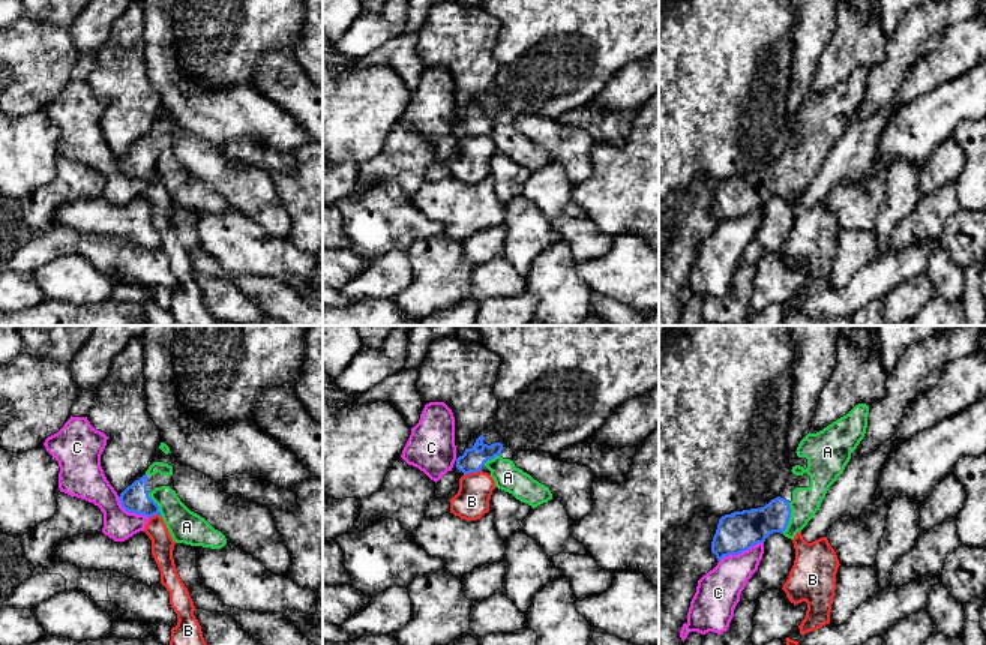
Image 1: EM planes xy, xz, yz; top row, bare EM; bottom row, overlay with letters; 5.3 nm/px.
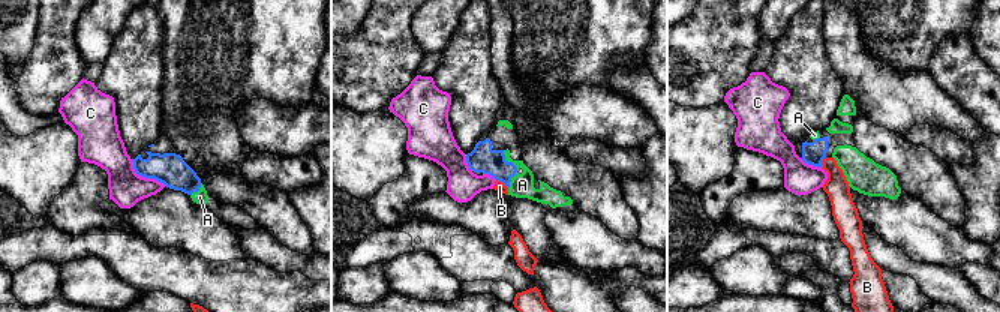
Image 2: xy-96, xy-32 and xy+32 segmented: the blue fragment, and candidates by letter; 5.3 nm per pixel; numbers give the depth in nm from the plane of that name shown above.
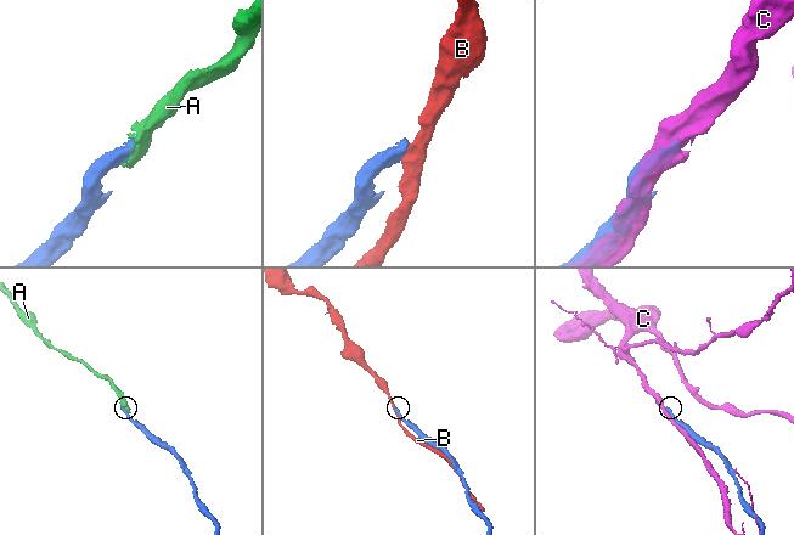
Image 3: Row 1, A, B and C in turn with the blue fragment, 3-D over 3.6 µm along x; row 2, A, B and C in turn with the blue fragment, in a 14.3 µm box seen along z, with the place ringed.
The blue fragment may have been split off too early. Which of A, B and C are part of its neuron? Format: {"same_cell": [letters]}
{"same_cell": ["A"]}

